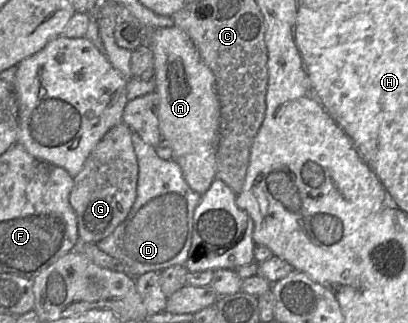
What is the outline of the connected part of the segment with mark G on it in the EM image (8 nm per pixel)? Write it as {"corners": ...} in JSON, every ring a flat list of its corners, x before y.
{"corners":[[120,122,110,128,73,178,70,204,77,216,79,241,96,244,126,218,136,199,138,163,131,129]]}

